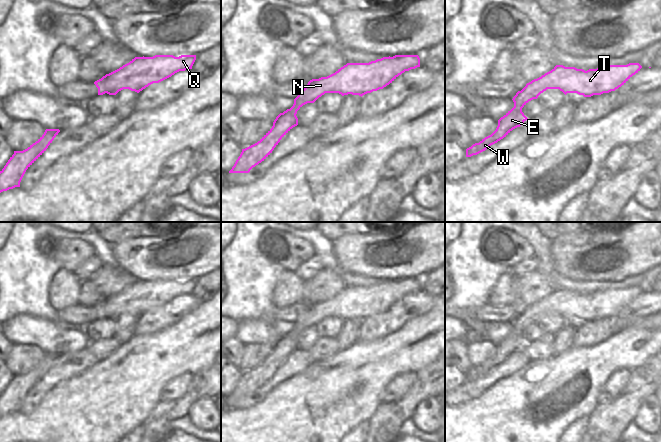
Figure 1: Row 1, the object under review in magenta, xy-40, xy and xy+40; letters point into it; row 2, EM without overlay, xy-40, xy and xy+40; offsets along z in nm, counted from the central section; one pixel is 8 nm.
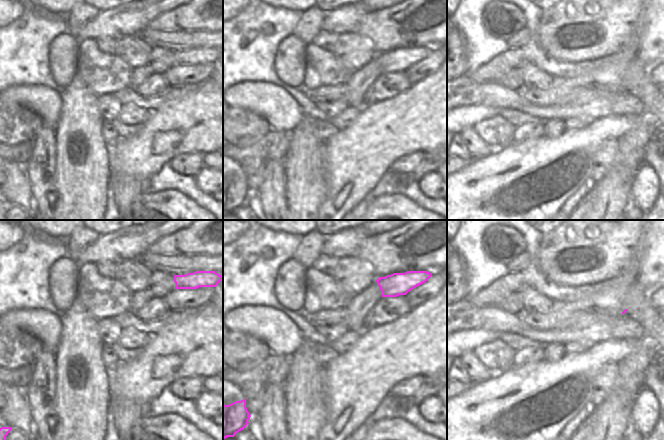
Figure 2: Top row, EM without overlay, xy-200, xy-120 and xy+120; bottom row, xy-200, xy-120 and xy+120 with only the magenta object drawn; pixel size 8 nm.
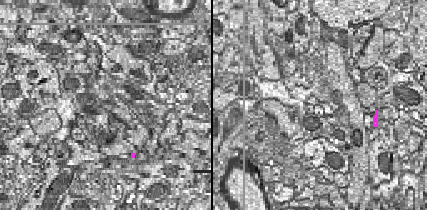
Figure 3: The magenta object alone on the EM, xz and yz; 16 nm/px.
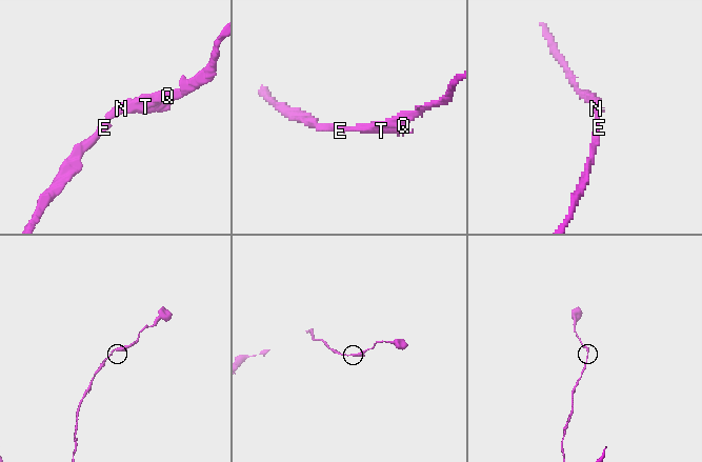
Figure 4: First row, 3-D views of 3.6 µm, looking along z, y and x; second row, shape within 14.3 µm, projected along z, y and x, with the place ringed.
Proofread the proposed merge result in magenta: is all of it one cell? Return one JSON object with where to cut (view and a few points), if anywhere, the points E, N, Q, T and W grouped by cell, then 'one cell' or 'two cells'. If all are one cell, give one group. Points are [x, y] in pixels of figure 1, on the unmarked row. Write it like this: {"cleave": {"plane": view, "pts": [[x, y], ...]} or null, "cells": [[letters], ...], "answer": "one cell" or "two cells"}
{"cleave": null, "cells": [["E", "N", "Q", "T", "W"]], "answer": "one cell"}

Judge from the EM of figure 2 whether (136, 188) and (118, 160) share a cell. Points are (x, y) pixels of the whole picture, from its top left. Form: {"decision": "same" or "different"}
{"decision": "different"}

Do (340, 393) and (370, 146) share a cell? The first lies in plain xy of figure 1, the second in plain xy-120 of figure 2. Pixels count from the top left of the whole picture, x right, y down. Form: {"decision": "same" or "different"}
{"decision": "same"}

